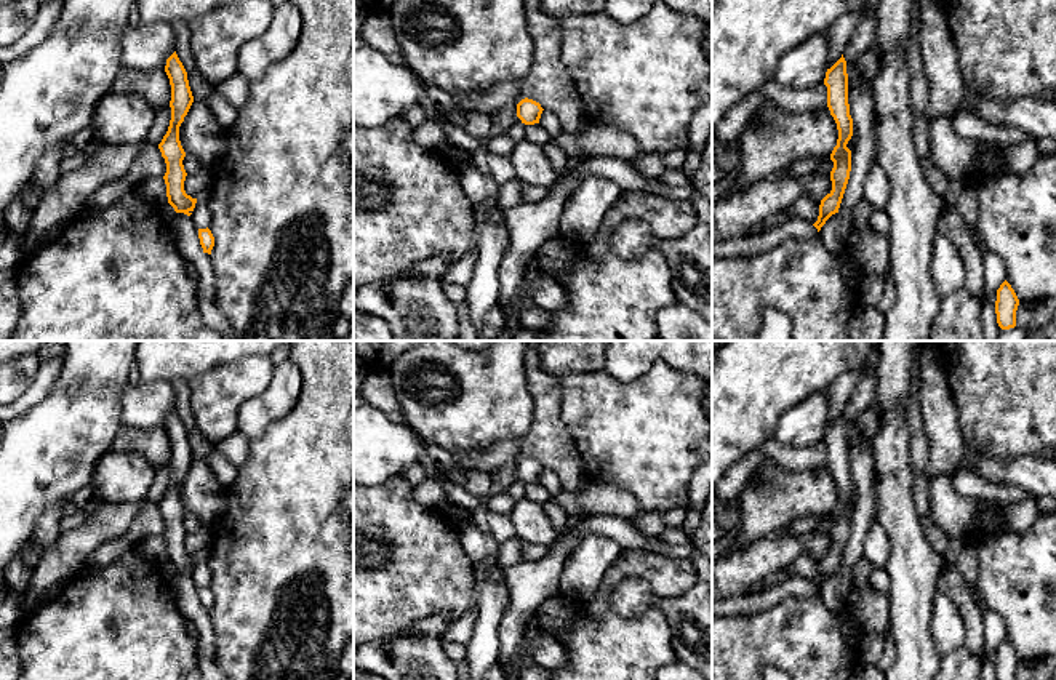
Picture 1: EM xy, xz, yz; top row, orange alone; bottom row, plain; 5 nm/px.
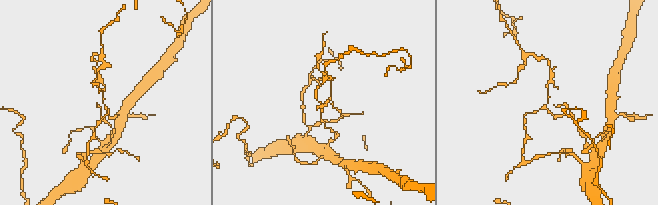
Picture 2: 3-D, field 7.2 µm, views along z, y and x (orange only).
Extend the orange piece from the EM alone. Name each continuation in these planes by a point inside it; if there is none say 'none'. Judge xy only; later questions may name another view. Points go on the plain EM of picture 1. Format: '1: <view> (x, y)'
none

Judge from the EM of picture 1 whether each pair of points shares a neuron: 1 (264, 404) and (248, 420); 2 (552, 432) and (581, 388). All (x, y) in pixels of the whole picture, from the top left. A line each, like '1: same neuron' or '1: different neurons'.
1: same neuron
2: different neurons

